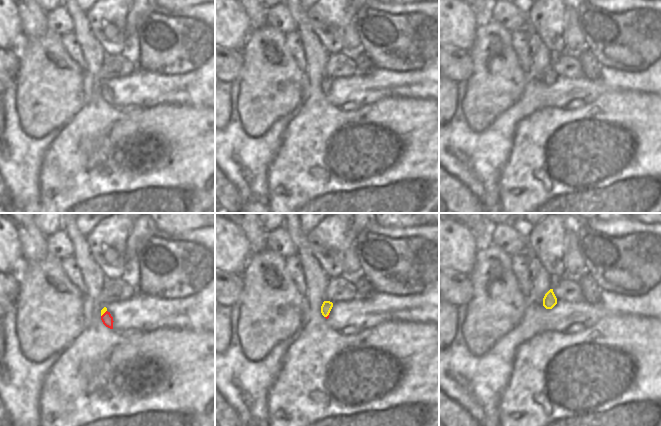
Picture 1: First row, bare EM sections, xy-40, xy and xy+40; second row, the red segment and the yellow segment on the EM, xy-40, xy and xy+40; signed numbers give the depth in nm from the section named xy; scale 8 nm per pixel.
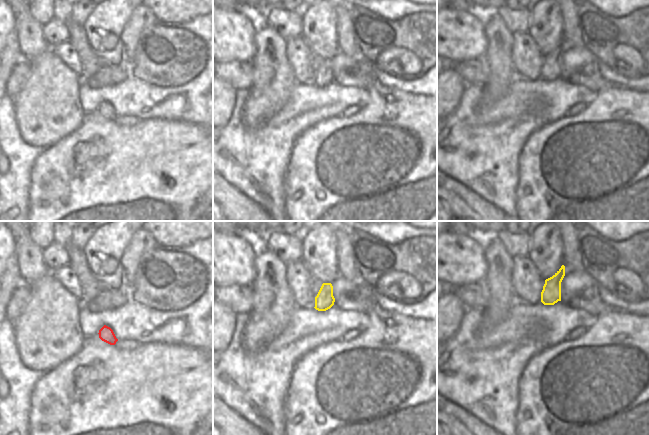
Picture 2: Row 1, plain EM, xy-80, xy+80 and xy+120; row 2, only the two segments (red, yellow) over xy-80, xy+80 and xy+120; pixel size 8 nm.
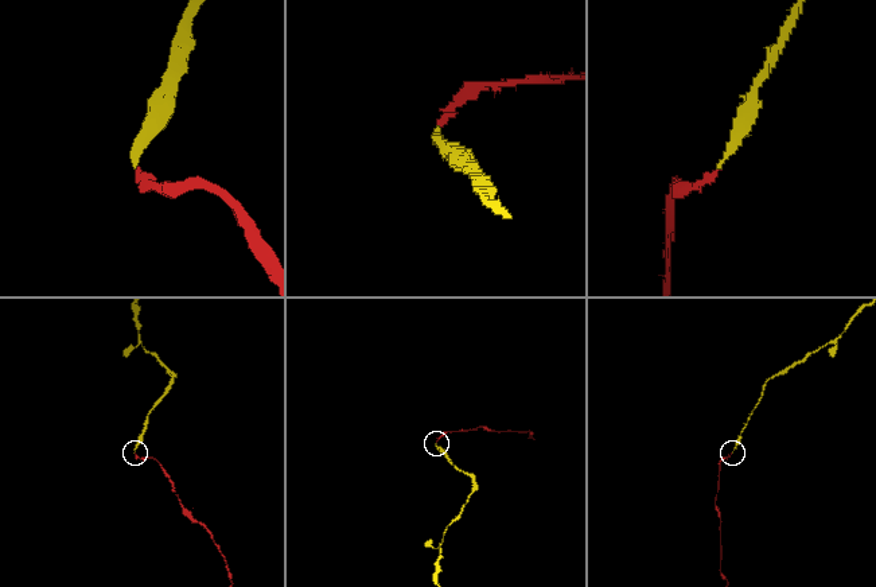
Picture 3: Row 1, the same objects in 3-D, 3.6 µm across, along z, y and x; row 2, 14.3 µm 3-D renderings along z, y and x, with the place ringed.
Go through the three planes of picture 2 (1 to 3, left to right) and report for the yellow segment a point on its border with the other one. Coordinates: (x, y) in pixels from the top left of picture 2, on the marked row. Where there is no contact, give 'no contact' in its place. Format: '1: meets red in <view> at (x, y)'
1: no contact
2: no contact
3: no contact

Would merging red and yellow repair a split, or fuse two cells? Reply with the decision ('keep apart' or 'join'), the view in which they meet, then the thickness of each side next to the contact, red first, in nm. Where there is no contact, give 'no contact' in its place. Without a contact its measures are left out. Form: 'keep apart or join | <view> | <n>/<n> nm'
join | xy-40 | 90/40 nm

